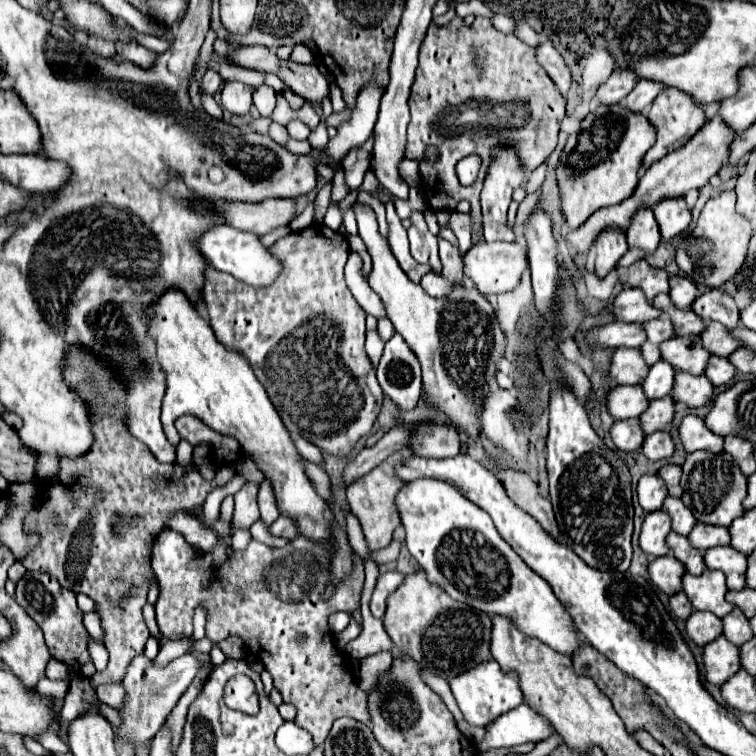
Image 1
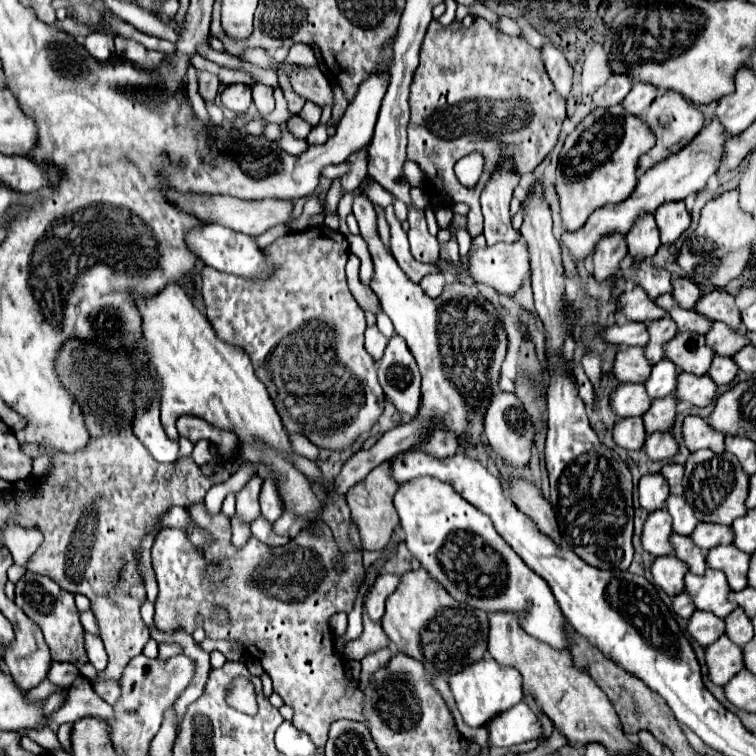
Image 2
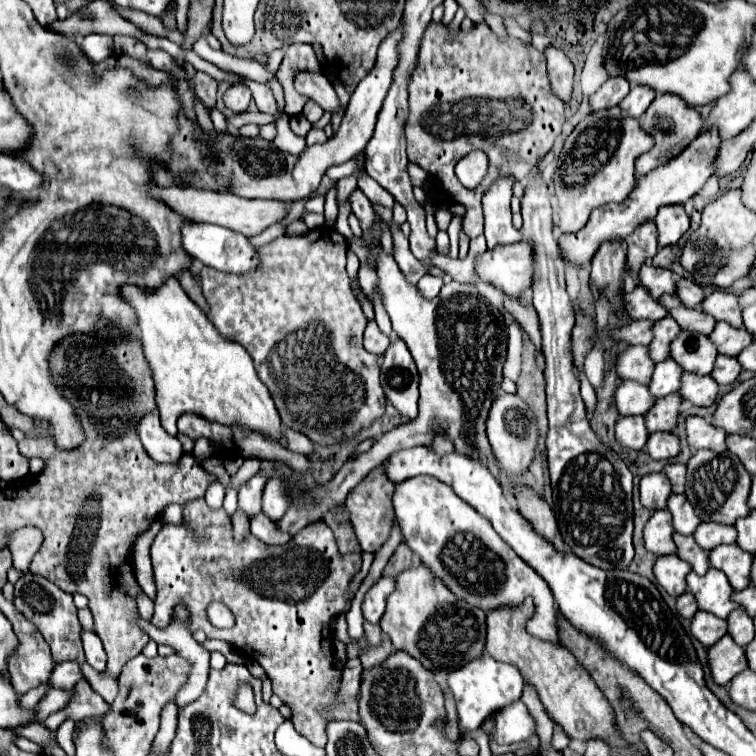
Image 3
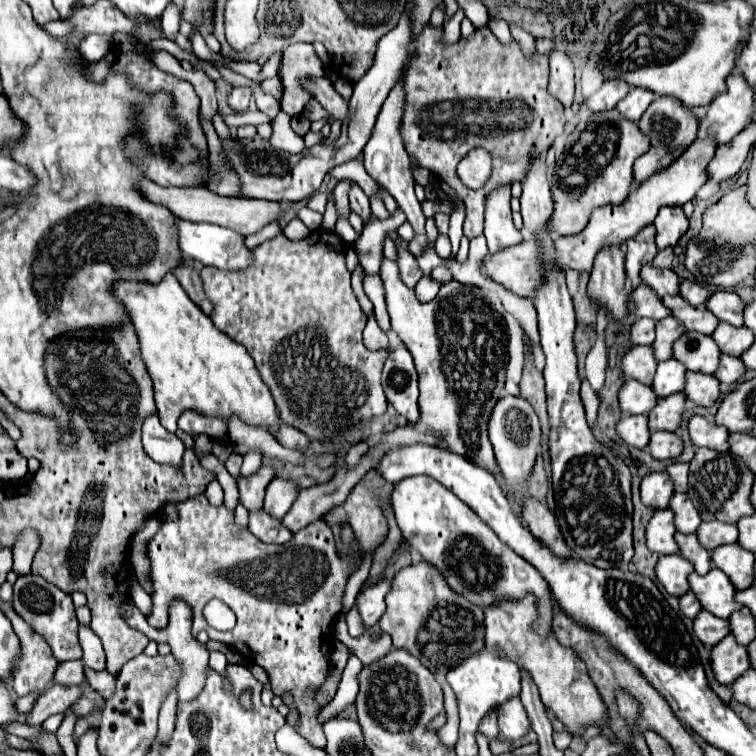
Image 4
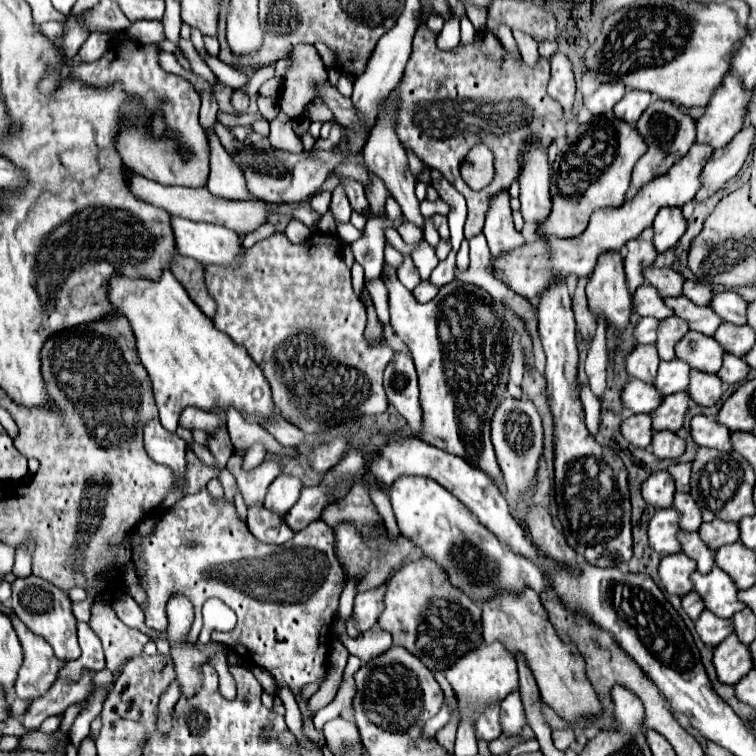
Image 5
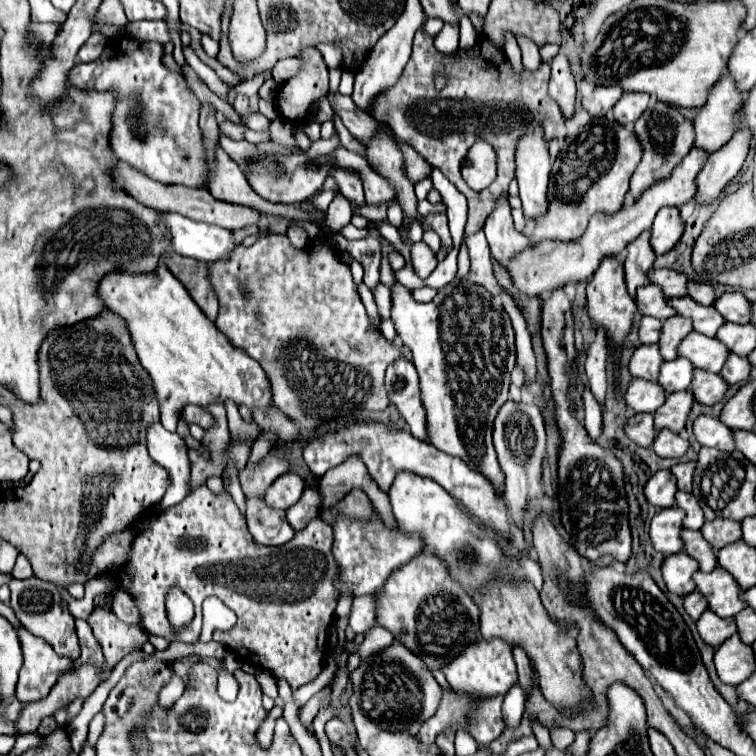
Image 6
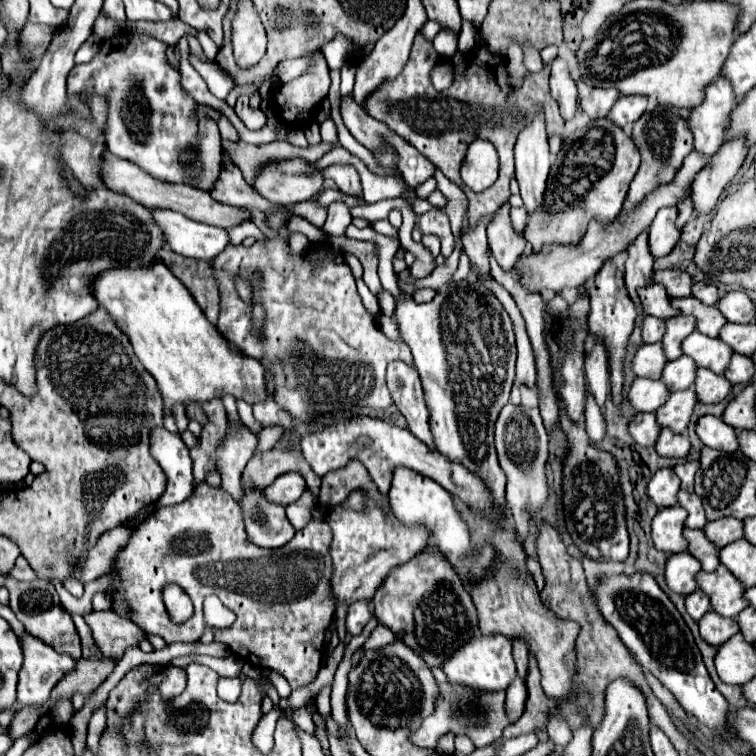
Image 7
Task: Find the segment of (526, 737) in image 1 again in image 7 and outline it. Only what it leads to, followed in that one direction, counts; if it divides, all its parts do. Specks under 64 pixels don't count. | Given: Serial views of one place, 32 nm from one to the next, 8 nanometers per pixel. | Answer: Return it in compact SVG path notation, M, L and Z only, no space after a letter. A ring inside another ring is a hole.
M516 678L516 680L510 684L510 688L506 690L506 712L508 712L508 718L510 718L512 722L516 722L516 720L522 716L526 696L528 696L528 692L526 692L524 682L522 682L520 678Z

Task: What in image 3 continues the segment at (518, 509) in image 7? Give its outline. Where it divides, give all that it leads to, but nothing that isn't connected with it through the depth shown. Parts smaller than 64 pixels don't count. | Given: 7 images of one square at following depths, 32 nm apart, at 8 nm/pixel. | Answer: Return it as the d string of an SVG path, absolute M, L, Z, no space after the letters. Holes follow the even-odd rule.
M516 394L496 396L496 400L494 400L494 404L488 412L486 436L490 440L490 446L492 446L492 452L498 460L498 464L506 472L508 480L512 480L512 484L518 484L520 472L530 466L530 462L534 458L534 448L536 448L536 442L538 442L536 420L534 420L534 414L528 410L526 402L522 398L518 398Z

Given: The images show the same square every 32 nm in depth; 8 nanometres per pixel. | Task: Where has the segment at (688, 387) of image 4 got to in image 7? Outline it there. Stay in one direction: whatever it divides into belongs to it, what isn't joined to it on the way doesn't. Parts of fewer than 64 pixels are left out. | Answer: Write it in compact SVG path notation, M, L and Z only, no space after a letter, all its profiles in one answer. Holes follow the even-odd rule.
M706 368L696 370L694 392L698 402L704 402L704 404L722 402L730 394L730 388L732 384L722 374L714 374L712 370L706 370Z

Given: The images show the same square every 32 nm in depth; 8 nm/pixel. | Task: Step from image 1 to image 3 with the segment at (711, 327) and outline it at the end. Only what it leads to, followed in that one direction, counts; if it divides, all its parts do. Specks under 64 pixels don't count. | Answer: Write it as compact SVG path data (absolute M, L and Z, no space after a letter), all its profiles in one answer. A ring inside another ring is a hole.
M716 322L716 328L712 330L712 334L708 334L708 338L716 344L716 350L724 356L738 356L752 342L750 332L742 328L732 328L730 324L724 322Z

